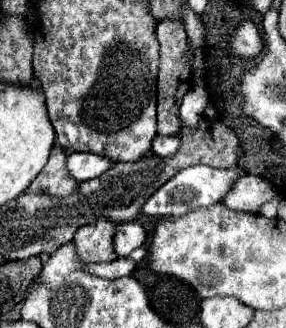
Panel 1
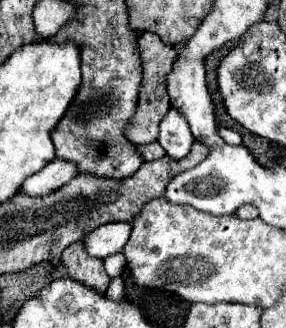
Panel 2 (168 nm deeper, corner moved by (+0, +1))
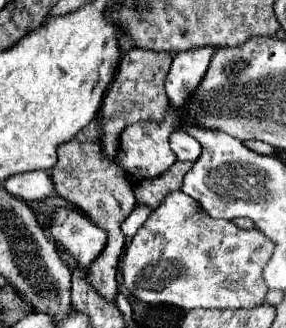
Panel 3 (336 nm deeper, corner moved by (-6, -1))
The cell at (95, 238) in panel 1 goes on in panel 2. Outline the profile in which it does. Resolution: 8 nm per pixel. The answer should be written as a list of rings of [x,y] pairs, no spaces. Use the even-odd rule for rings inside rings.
[[[80,242],[70,244],[62,252],[60,262],[64,264],[64,268],[68,272],[68,278],[72,278],[76,282],[82,282],[88,288],[94,288],[98,294],[106,292],[106,288],[110,284],[110,278],[104,270],[104,260],[96,260],[96,258],[86,256]]]

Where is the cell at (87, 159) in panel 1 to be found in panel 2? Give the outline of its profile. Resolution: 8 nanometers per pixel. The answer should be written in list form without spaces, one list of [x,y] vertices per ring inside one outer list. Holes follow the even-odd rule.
[[[52,160],[40,172],[28,176],[20,186],[20,192],[28,196],[48,196],[72,178],[76,178],[76,172],[72,172],[72,164],[64,164],[64,160]]]

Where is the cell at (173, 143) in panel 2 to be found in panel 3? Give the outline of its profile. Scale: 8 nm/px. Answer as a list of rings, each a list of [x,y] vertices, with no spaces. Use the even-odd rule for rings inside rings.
[[[174,130],[170,136],[170,148],[178,160],[196,160],[200,156],[200,144],[184,130]]]

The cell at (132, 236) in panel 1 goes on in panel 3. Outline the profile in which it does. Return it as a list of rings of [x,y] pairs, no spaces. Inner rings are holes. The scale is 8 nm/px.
[[[58,208],[52,218],[52,226],[48,228],[50,236],[74,256],[76,264],[90,266],[106,248],[106,230],[94,226],[80,210]]]

